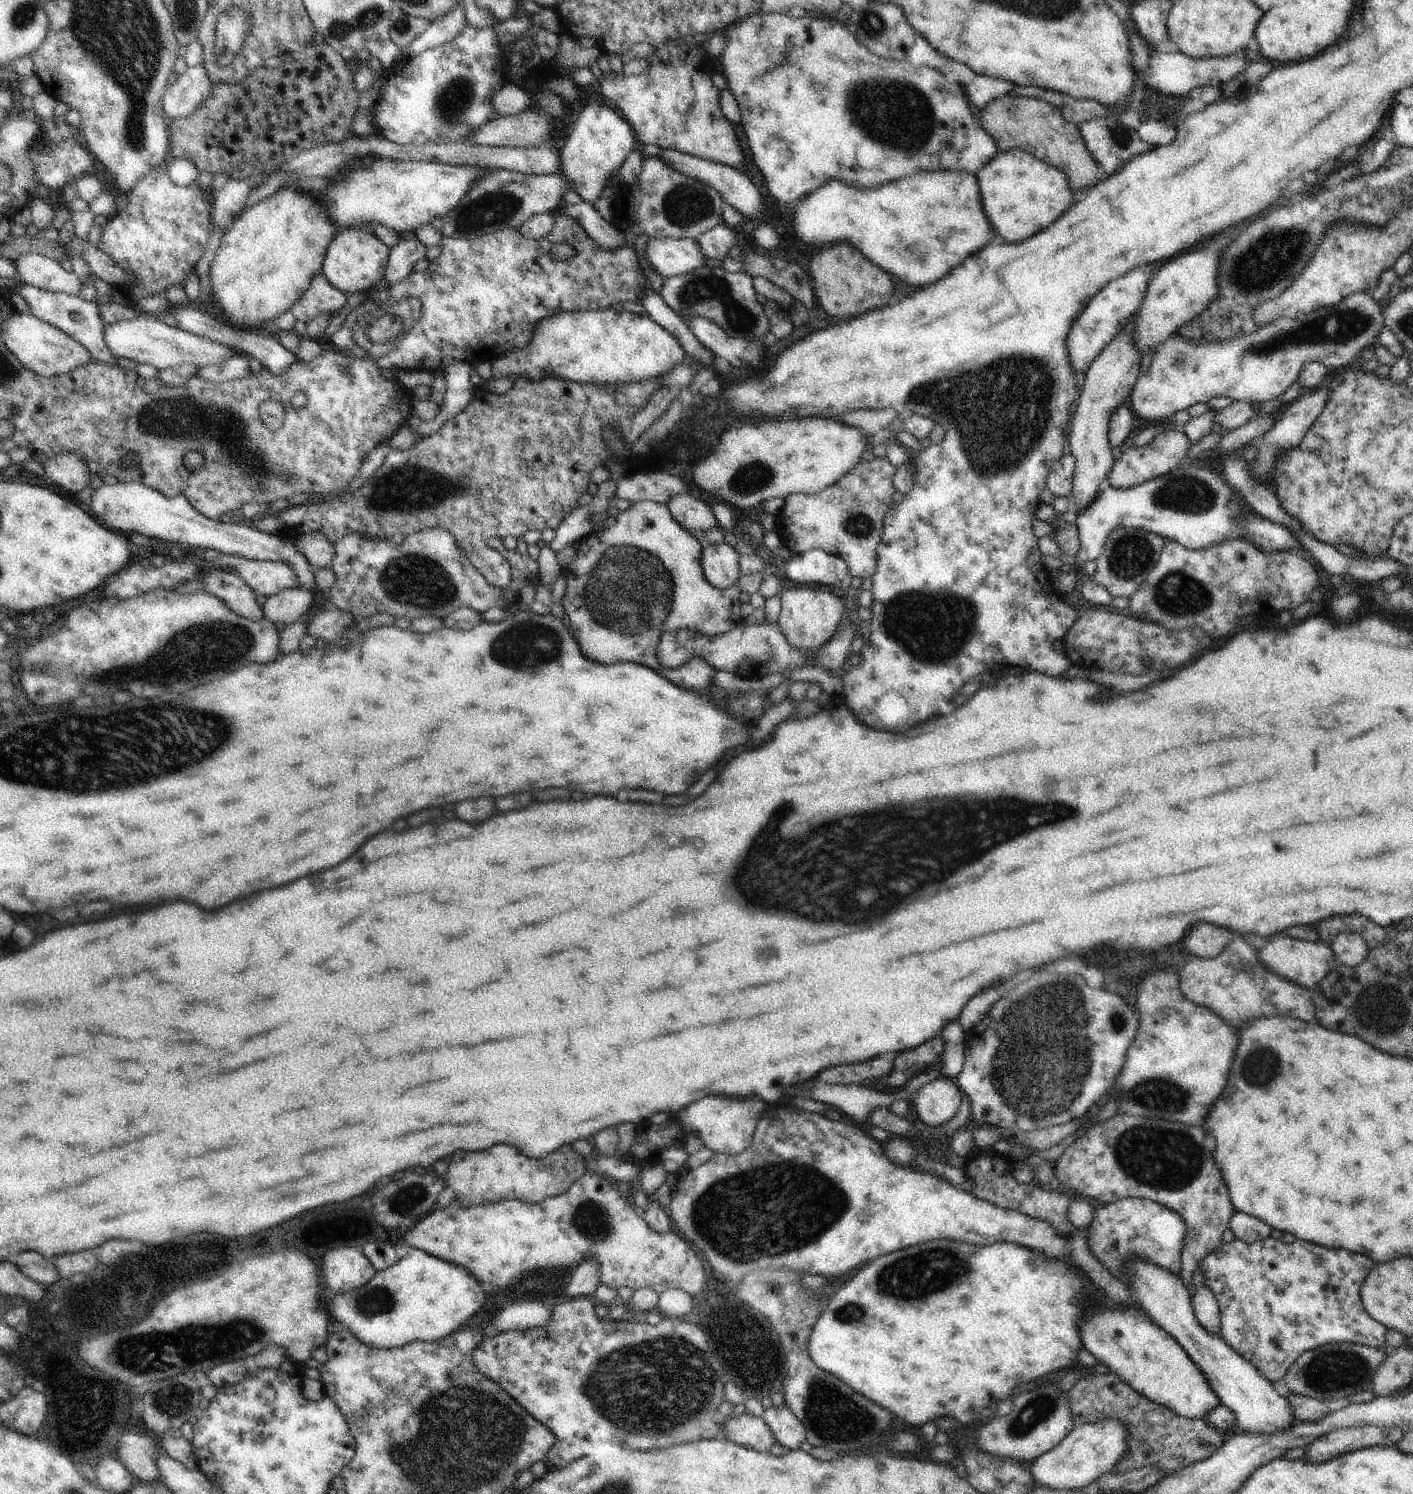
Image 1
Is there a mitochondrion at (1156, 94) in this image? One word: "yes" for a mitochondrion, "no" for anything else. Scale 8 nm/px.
no

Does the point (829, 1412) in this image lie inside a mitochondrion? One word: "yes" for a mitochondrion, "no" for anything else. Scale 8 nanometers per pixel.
yes

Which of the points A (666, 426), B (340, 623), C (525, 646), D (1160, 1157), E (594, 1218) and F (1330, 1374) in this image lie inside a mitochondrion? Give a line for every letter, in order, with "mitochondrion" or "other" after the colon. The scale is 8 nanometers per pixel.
A: other
B: other
C: mitochondrion
D: mitochondrion
E: mitochondrion
F: mitochondrion

